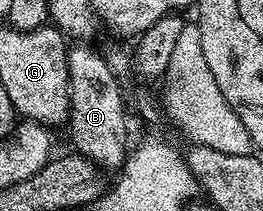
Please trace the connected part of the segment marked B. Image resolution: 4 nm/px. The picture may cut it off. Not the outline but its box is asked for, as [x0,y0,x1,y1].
[67,44,129,171]

